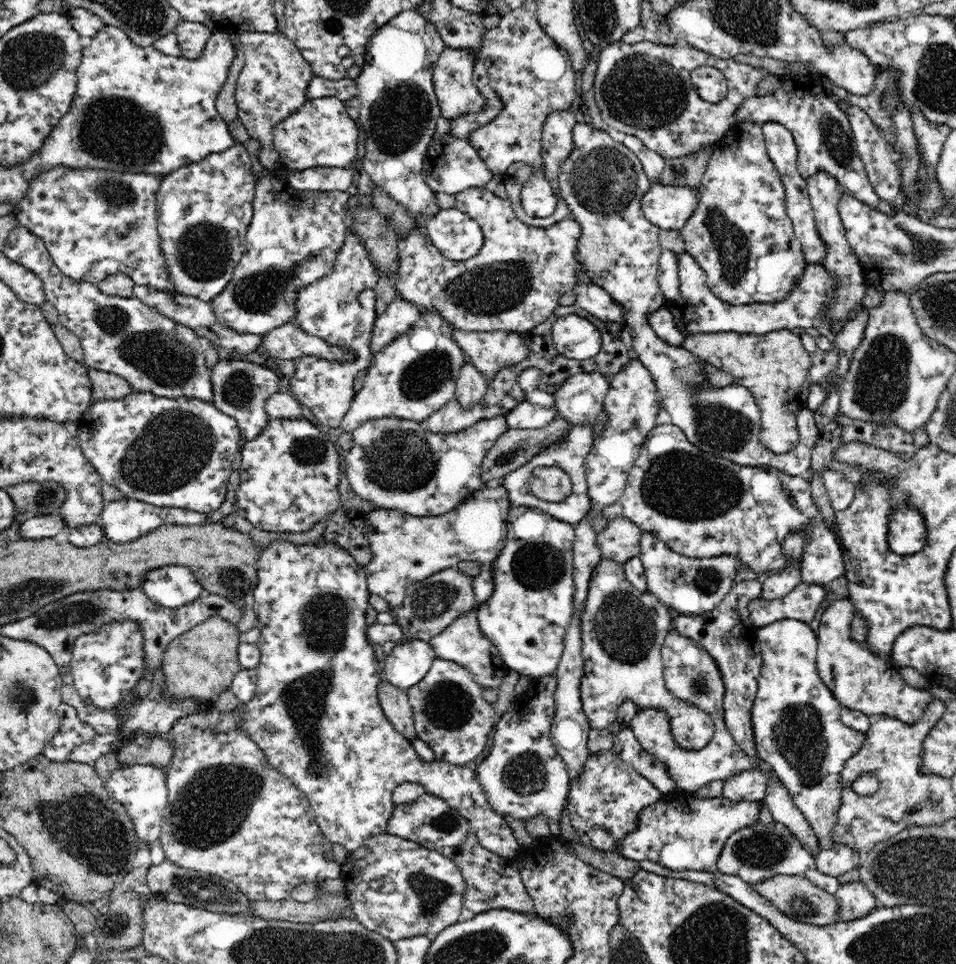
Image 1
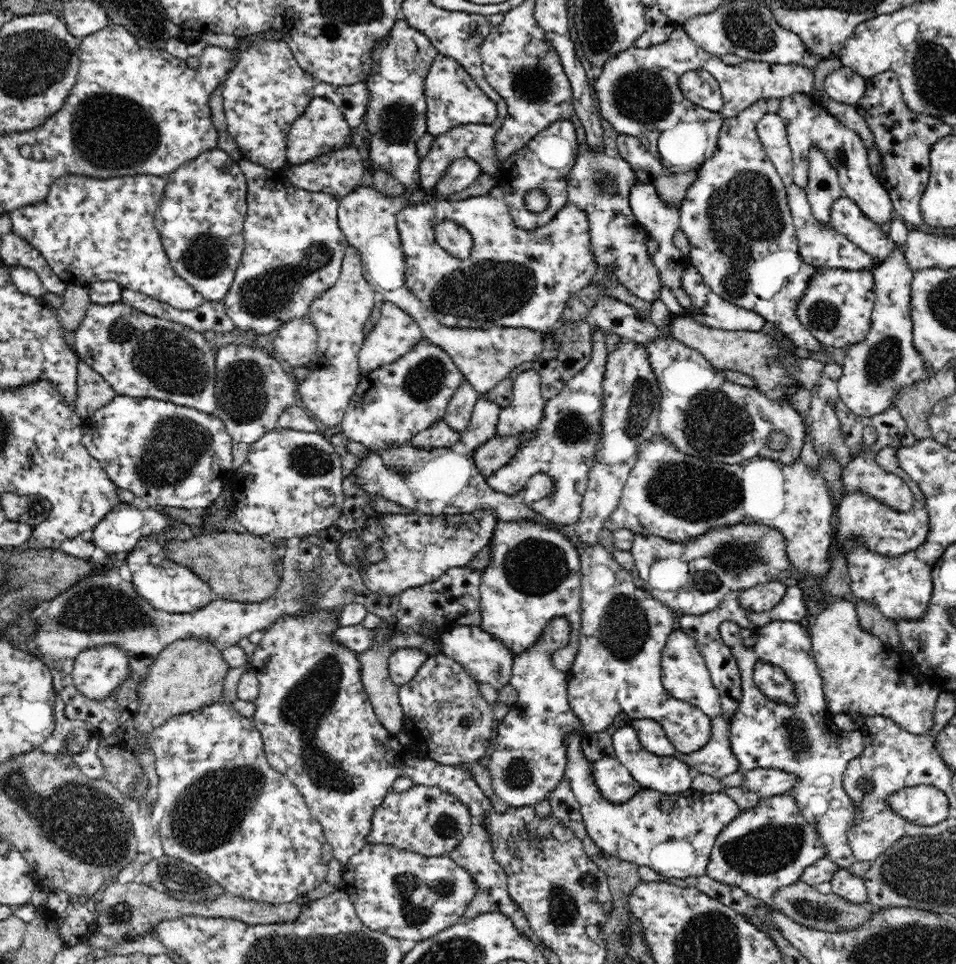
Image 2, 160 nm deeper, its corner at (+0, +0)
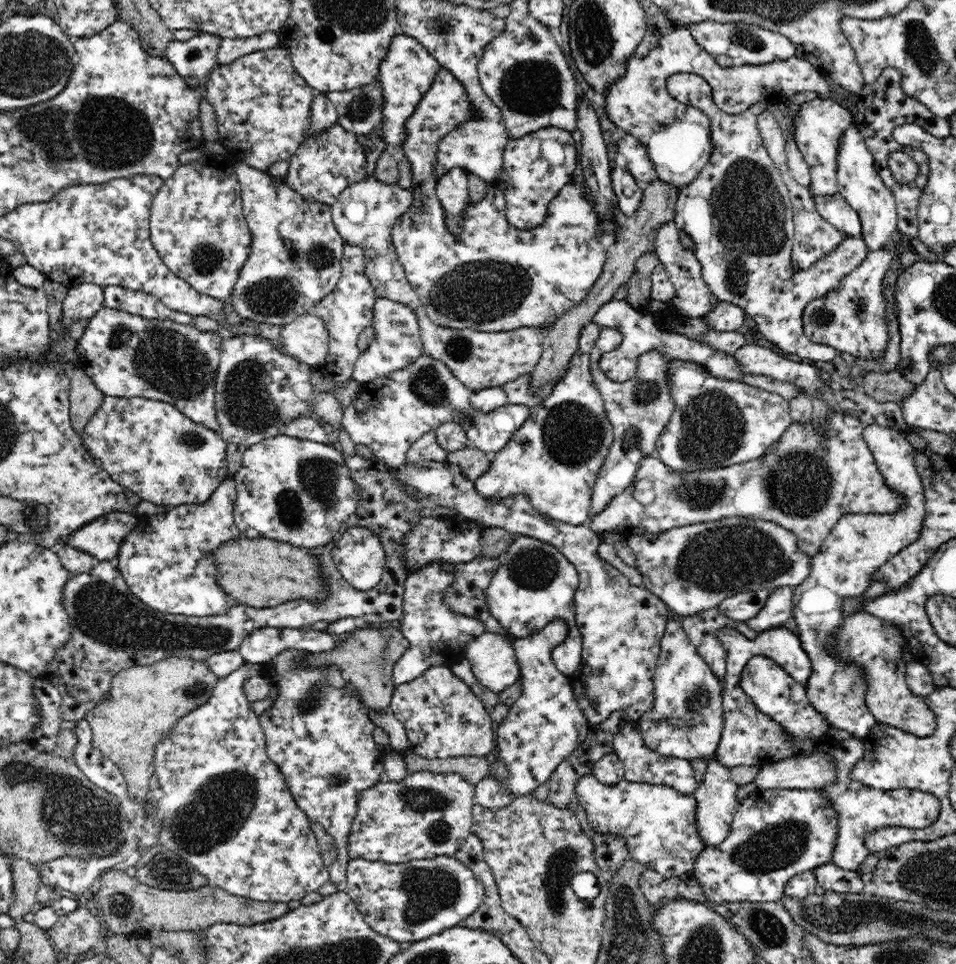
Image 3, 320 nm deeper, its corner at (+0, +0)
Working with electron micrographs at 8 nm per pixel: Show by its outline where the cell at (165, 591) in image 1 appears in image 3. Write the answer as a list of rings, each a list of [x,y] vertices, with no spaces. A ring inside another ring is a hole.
[[[224,479],[202,504],[184,504],[165,514],[140,515],[139,525],[120,543],[117,569],[144,604],[172,615],[218,616],[235,602],[216,582],[212,552],[241,536],[234,519],[236,483]]]

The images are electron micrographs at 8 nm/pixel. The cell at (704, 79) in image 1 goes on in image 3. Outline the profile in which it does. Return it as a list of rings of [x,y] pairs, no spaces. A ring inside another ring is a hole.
[[[684,72],[667,76],[665,85],[672,98],[688,107],[693,106],[704,111],[711,122],[712,154],[707,164],[697,174],[696,180],[679,190],[673,218],[679,230],[691,236],[695,244],[693,251],[702,265],[701,275],[704,282],[719,300],[743,308],[745,314],[756,322],[760,334],[775,344],[778,350],[809,362],[831,361],[836,358],[837,350],[834,347],[812,342],[805,335],[803,312],[812,300],[828,296],[832,290],[840,288],[843,276],[862,264],[870,252],[864,239],[845,235],[839,247],[816,261],[810,268],[804,271],[792,271],[791,247],[794,224],[791,197],[757,128],[757,118],[767,110],[767,102],[757,102],[744,114],[731,115],[716,106],[711,86],[697,74]]]

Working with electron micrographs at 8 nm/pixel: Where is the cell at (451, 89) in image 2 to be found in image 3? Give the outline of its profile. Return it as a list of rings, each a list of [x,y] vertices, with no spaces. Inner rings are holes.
[[[440,66],[432,86],[405,123],[406,140],[401,144],[399,153],[407,158],[412,169],[413,199],[411,207],[404,212],[391,232],[398,260],[404,267],[412,290],[418,295],[428,318],[434,324],[460,330],[472,328],[482,332],[553,326],[559,316],[586,298],[603,272],[608,248],[600,243],[596,235],[599,220],[592,204],[586,199],[586,190],[581,182],[573,181],[551,200],[546,218],[540,226],[519,229],[507,221],[504,193],[490,184],[486,196],[479,203],[471,203],[464,211],[460,232],[452,234],[445,226],[443,208],[436,194],[436,150],[438,142],[448,132],[454,131],[458,123],[476,117],[477,110],[471,106],[464,85],[449,70]]]

